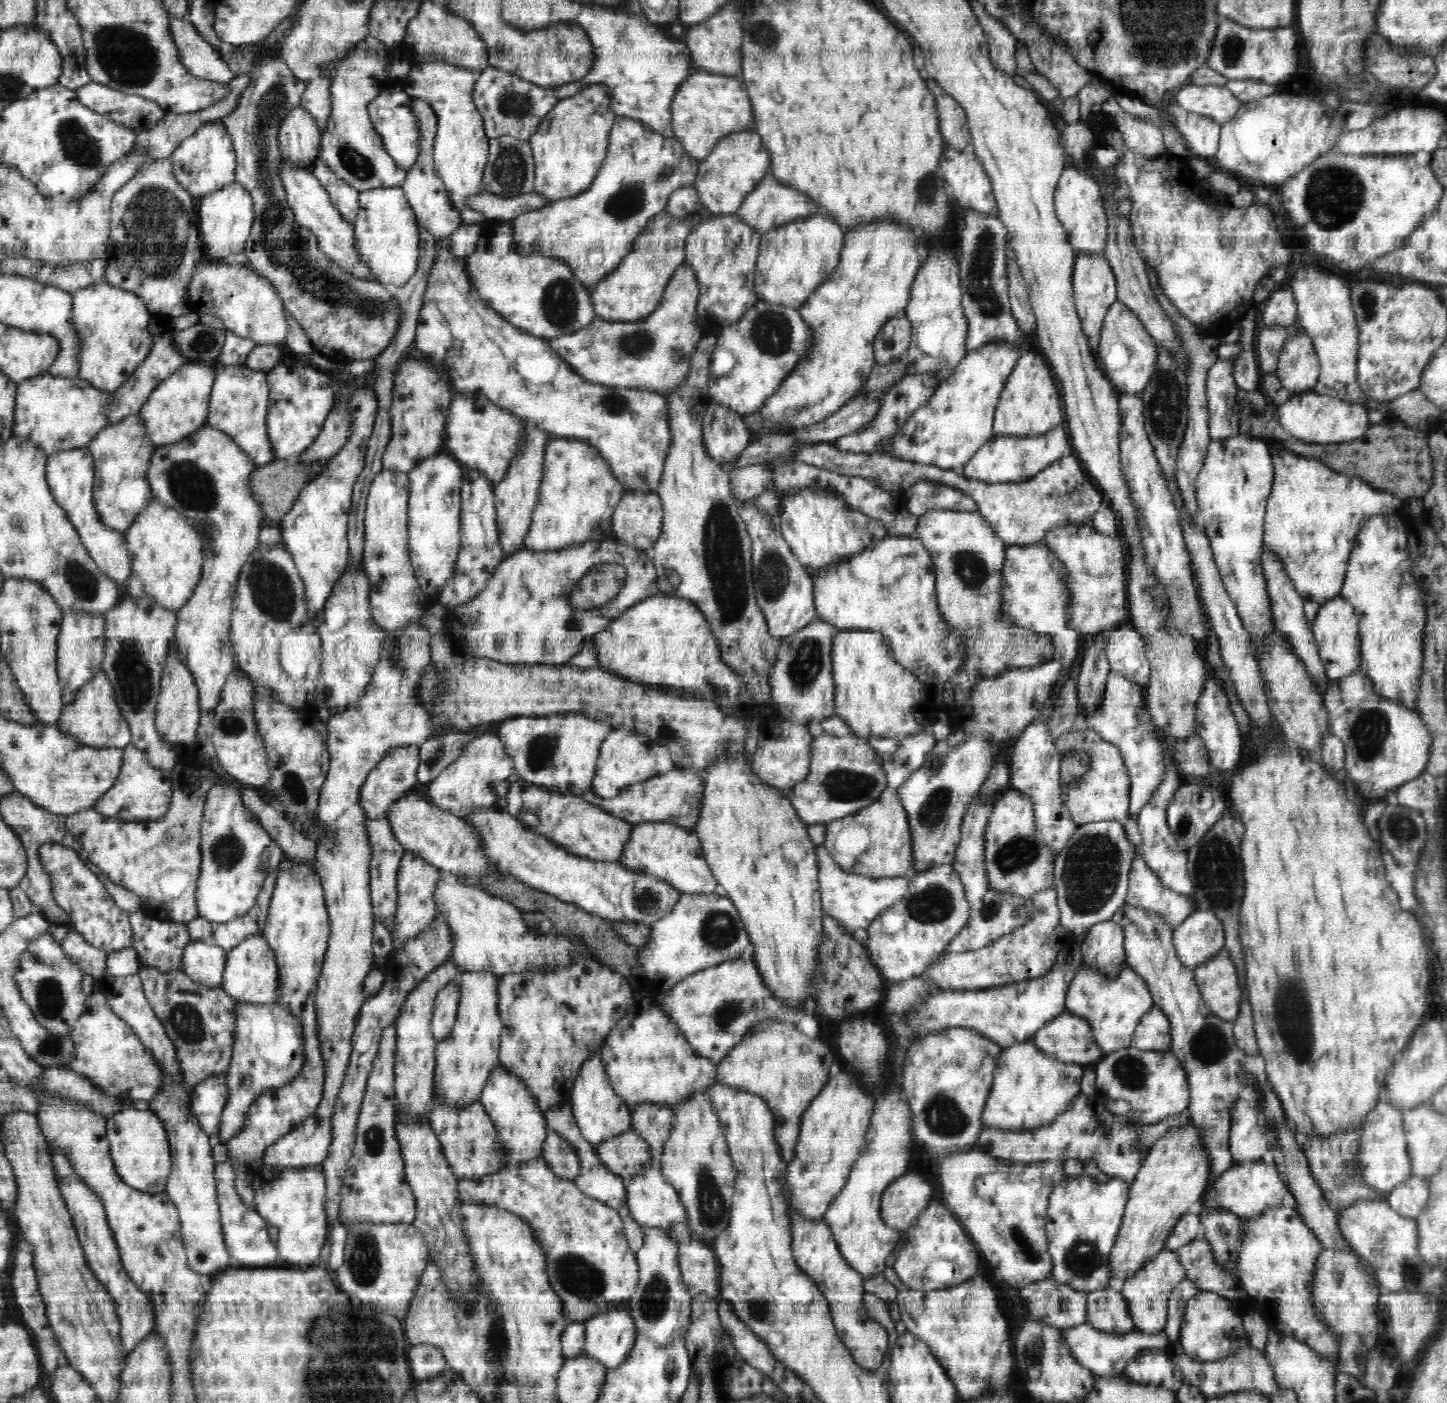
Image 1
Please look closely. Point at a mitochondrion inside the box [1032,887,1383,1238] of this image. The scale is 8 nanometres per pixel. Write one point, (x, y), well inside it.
(1295, 1021)

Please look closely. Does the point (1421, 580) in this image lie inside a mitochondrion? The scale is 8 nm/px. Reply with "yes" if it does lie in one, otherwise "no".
no

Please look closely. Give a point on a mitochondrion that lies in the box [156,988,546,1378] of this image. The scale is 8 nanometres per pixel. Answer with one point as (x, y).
(363, 1267)

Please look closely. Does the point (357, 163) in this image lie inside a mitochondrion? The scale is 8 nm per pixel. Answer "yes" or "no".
yes

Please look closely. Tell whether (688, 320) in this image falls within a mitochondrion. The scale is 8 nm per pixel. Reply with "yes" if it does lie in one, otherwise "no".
no

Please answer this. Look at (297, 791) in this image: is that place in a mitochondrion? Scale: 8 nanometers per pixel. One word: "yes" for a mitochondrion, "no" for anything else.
yes

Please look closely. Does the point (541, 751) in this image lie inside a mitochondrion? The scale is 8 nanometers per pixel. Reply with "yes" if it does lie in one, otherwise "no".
yes

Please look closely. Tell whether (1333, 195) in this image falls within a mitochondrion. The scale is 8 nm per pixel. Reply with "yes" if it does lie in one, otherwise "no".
yes

